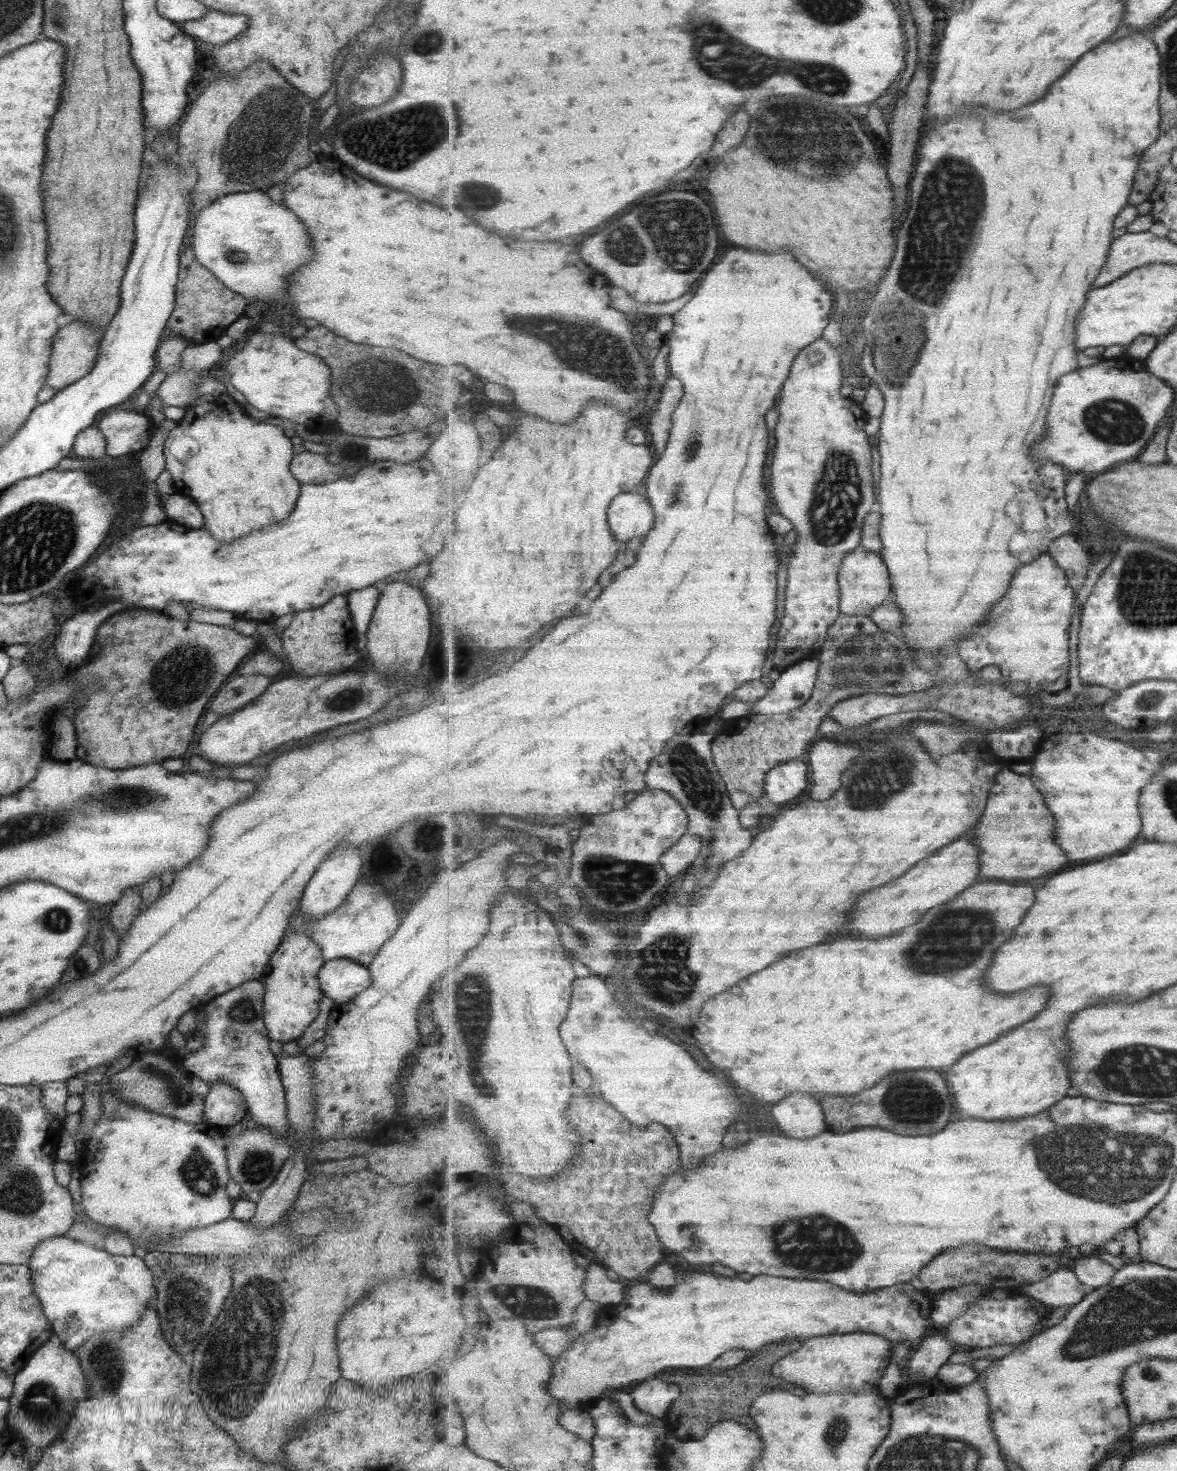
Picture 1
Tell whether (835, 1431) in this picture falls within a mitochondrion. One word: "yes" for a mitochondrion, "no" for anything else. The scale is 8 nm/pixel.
yes

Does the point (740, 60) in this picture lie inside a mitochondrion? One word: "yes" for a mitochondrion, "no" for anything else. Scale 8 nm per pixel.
yes

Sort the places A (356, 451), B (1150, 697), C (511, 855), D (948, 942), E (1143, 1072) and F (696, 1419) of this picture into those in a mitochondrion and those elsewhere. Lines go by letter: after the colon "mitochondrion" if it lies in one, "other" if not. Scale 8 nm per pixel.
A: mitochondrion
B: mitochondrion
C: other
D: mitochondrion
E: mitochondrion
F: mitochondrion

